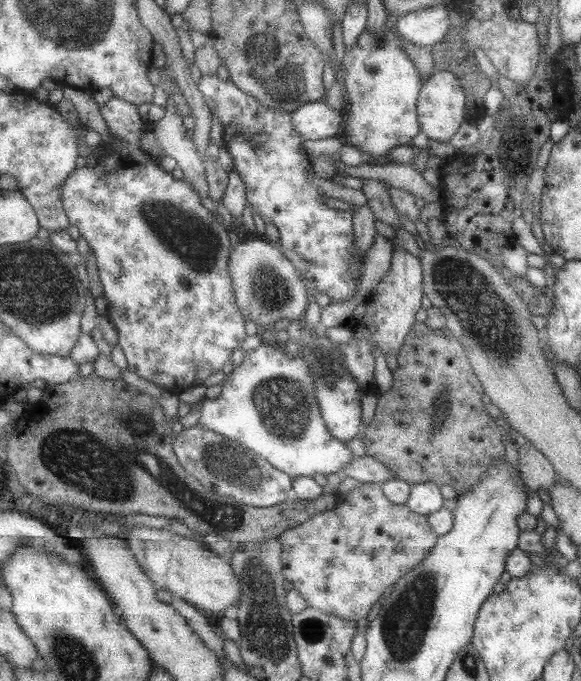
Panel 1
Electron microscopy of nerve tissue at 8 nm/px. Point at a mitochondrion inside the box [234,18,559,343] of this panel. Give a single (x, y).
(282, 81)

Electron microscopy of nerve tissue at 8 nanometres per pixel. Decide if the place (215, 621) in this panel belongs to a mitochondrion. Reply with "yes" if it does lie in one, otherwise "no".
no

